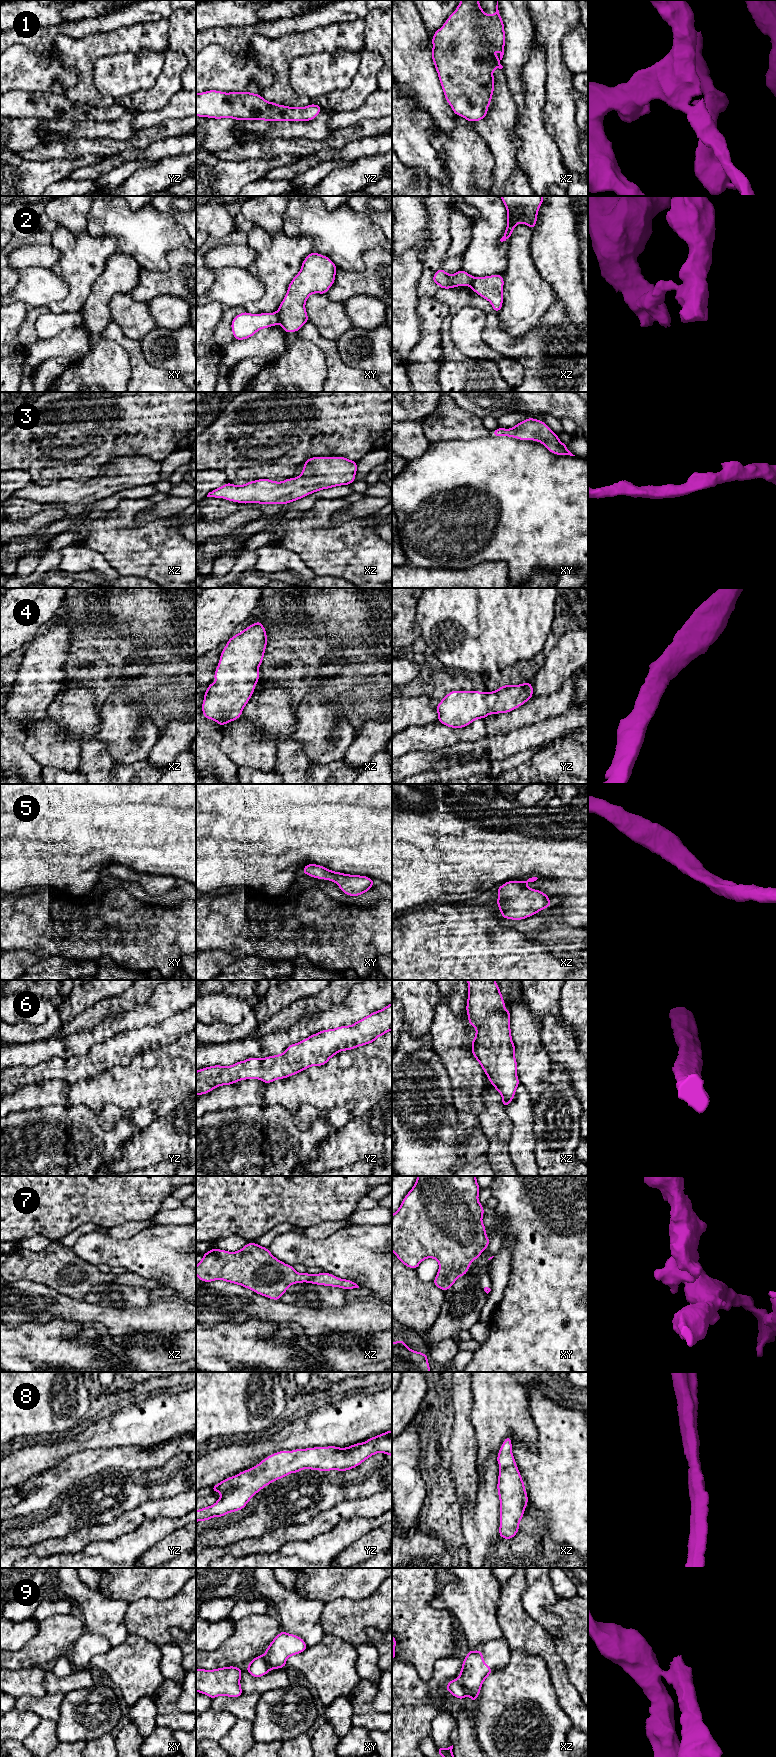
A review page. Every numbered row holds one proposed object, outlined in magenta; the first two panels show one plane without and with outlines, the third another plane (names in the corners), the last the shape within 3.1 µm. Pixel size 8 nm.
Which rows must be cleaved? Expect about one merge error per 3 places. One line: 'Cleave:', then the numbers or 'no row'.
Cleave: 2, 9

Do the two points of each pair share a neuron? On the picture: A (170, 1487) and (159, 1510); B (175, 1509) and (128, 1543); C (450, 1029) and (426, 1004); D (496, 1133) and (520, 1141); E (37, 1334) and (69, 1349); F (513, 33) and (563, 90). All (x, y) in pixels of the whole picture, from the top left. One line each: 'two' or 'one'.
A: two
B: two
C: two
D: two
E: one
F: two

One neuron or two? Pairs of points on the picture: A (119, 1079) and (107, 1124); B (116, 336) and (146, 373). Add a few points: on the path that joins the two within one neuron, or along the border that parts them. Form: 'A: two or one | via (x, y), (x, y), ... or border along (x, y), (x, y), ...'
A: two | border along (135, 1109), (103, 1104), (95, 1111)
B: one | via (126, 344), (136, 354), (138, 363)

